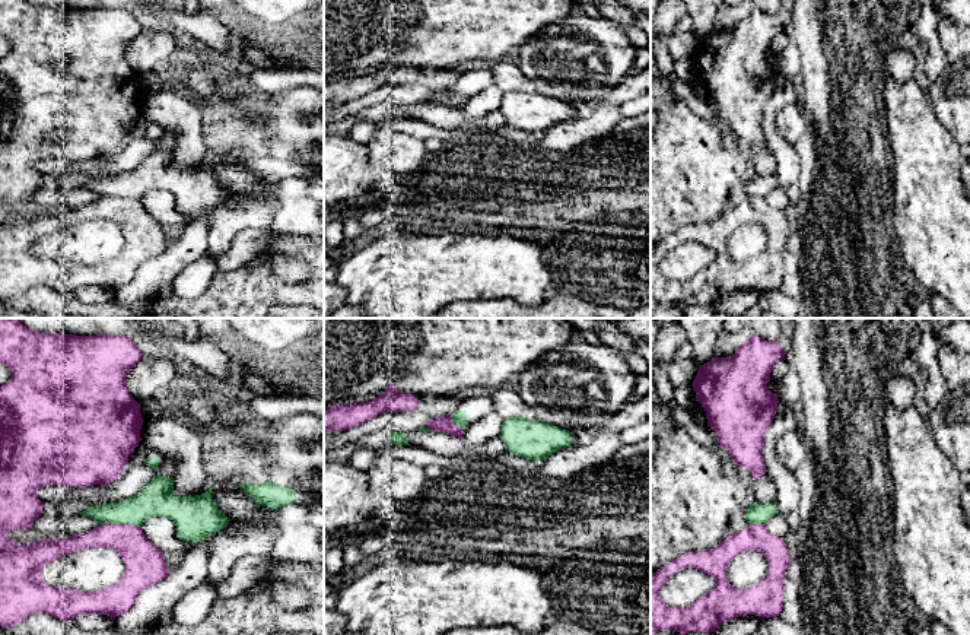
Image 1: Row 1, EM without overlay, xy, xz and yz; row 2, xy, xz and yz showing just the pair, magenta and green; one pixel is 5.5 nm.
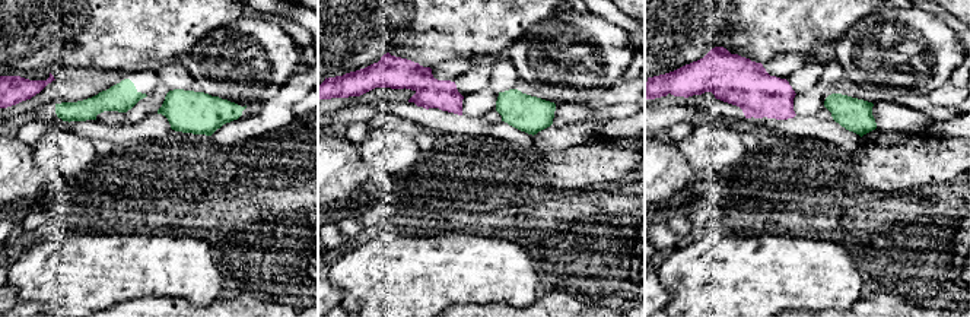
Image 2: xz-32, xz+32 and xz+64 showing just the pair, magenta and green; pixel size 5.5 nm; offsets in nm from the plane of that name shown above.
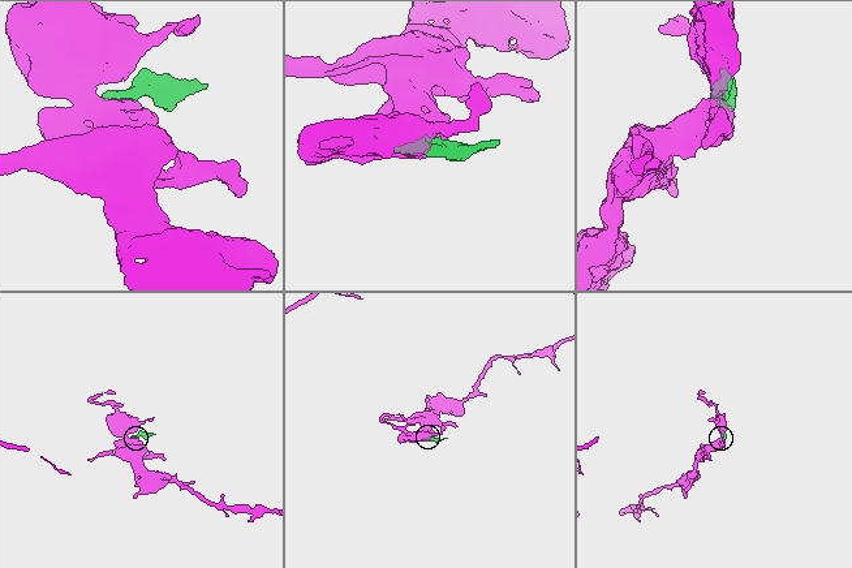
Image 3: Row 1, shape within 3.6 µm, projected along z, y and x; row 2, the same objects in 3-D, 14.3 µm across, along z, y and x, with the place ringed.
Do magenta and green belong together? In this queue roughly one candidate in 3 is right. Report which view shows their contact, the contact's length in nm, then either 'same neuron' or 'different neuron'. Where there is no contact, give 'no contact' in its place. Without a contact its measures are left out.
xy | 220 nm | different neuron

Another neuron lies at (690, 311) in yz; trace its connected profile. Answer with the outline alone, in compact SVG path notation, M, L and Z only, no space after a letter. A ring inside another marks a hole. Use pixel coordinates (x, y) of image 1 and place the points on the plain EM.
M687 305L683 307L683 314L687 318L715 318L715 311L712 305Z

